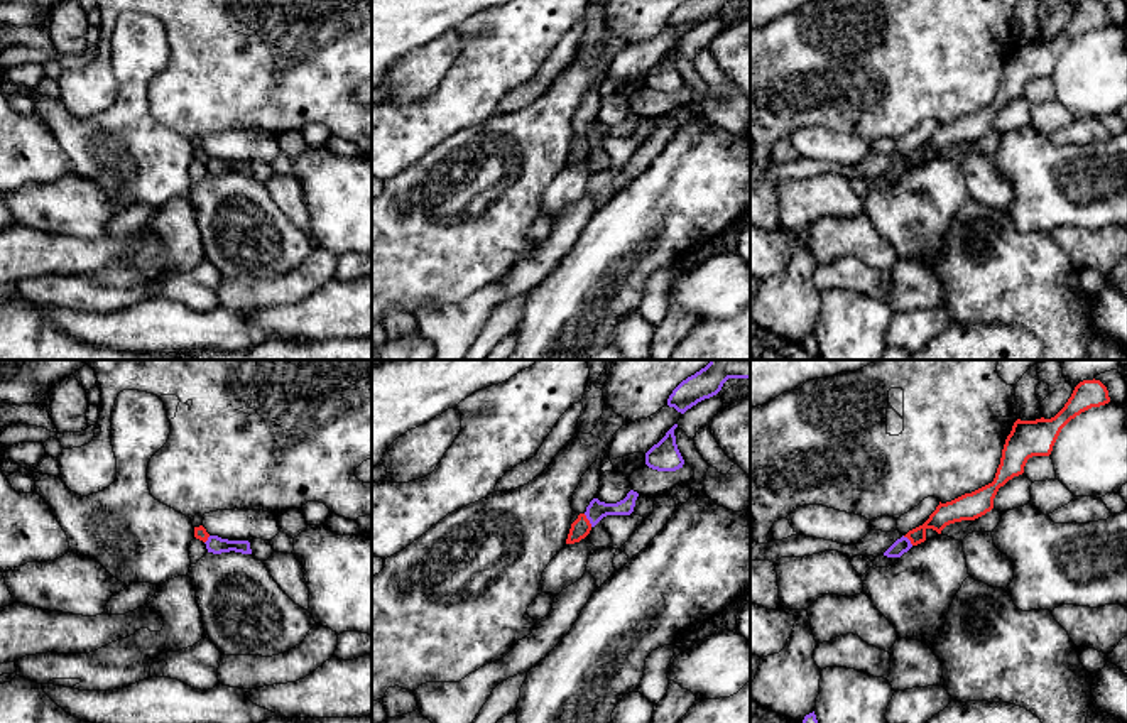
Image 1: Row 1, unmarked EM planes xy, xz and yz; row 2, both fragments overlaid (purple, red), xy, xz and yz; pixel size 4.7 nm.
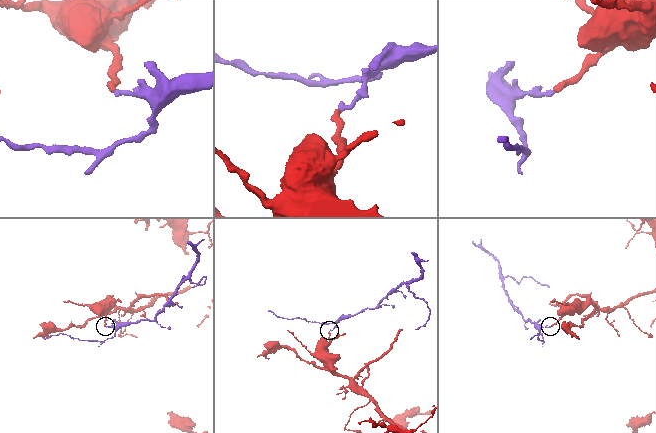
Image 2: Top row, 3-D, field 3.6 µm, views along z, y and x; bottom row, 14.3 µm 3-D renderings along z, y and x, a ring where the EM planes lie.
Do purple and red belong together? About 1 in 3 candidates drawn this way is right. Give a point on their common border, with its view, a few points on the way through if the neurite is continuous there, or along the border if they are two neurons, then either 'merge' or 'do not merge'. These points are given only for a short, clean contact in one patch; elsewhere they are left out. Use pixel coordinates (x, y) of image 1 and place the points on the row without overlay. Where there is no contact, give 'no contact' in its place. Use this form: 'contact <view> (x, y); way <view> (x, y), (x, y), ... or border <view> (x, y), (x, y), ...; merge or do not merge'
contact xz (588, 141); border xz (583, 135), (592, 147); do not merge

